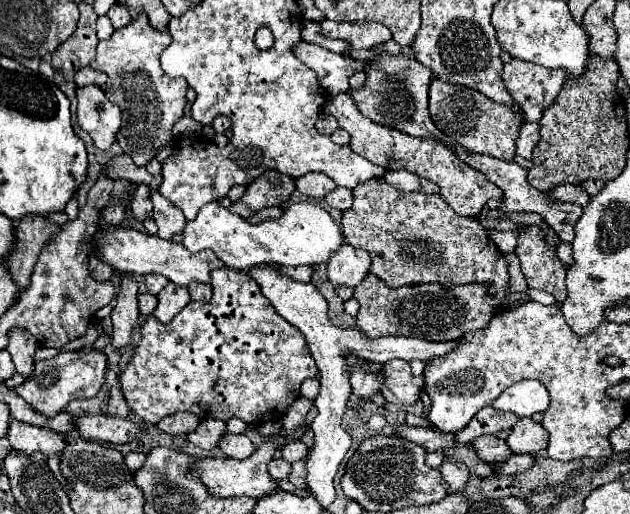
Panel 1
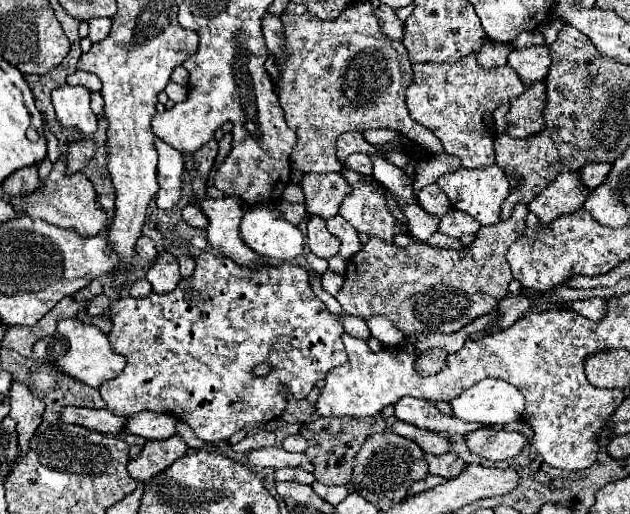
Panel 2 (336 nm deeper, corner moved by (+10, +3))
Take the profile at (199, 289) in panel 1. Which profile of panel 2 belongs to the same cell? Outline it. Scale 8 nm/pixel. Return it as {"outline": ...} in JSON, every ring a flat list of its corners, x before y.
{"outline":[[179,255,177,259,179,259,179,271,181,271,181,277,183,277,183,279,189,277,189,275,193,273,193,269,195,269,193,257,189,257,189,255]]}

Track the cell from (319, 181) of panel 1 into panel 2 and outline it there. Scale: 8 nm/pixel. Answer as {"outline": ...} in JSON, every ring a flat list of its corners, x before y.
{"outline":[[307,173,303,175,301,187,305,191,307,211,323,219,337,215,341,199,349,193,349,185,345,183,345,179,341,179,341,173]]}

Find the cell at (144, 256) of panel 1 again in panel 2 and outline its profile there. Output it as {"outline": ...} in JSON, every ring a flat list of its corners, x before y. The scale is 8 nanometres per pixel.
{"outline":[[57,161,53,165,51,175,47,177,45,183,41,183,41,187,33,195,11,199,11,205,13,205,15,211,23,211,31,219,41,219,41,221,51,223,55,227,63,227,67,231,75,231,81,237,99,235,103,231,103,227,107,225,107,215,97,205,97,193,95,193,93,183,83,173,67,175,63,161]]}

